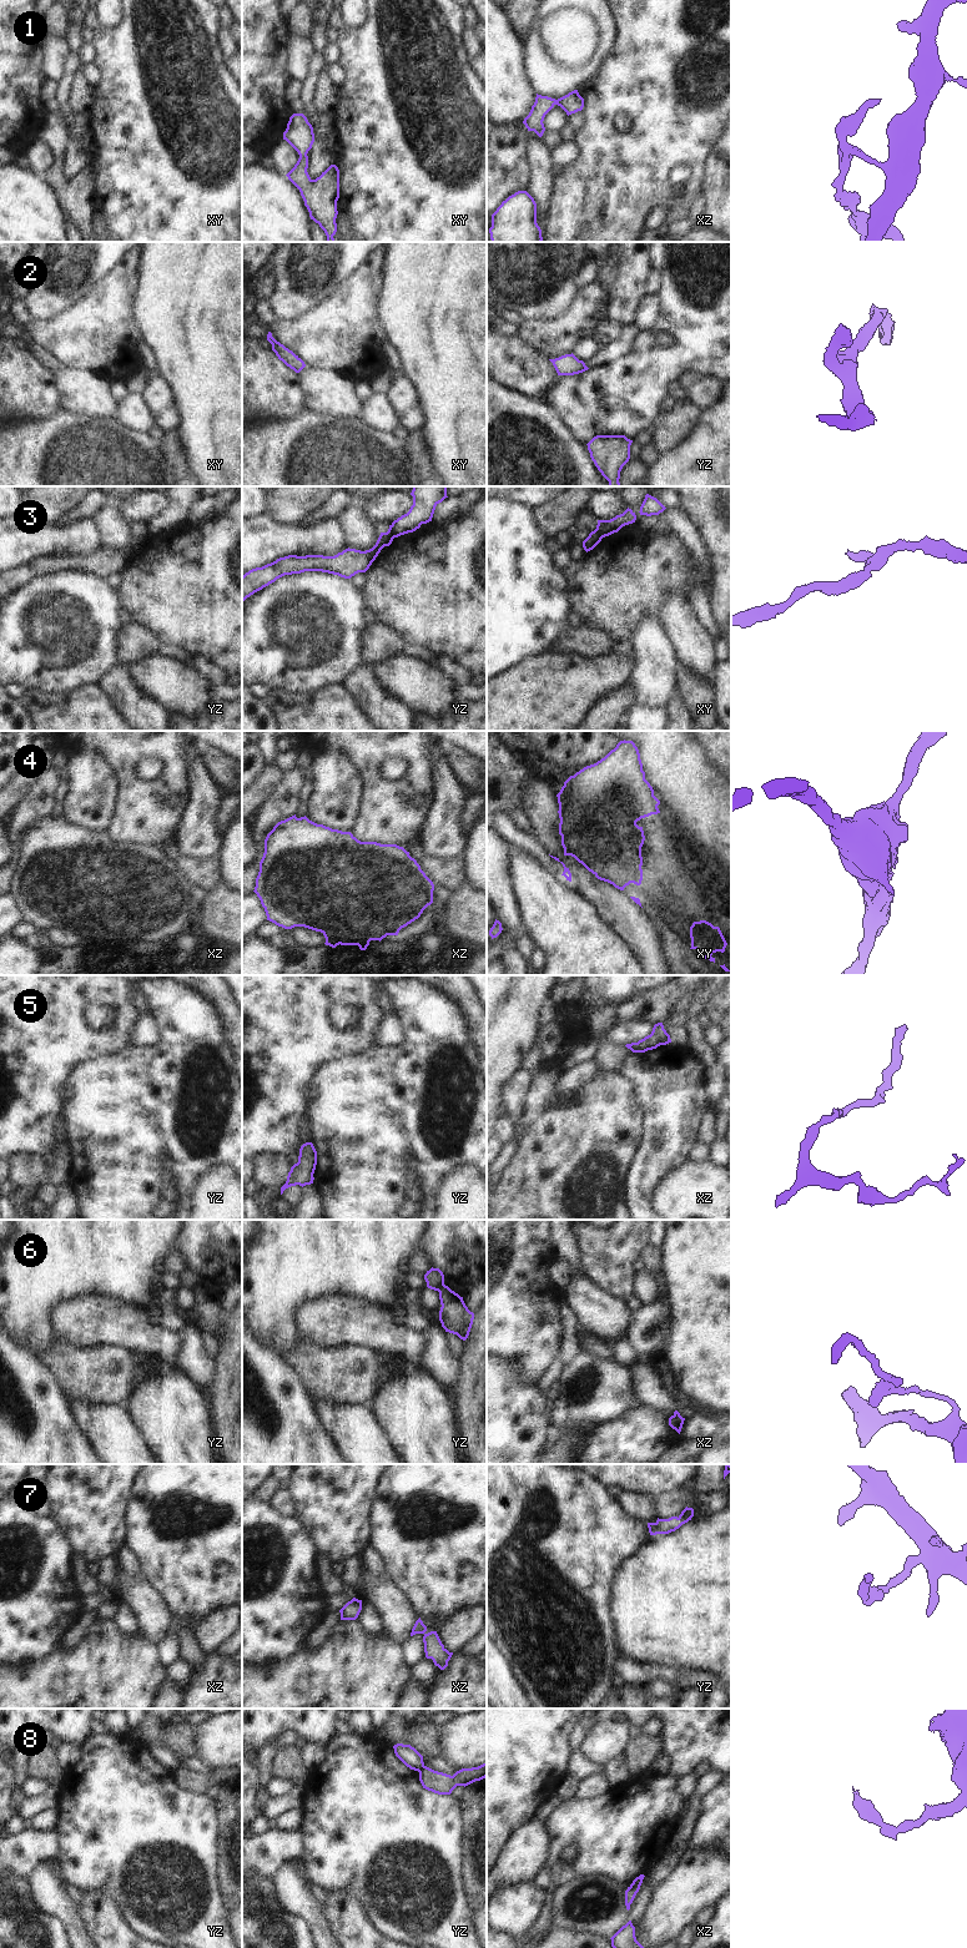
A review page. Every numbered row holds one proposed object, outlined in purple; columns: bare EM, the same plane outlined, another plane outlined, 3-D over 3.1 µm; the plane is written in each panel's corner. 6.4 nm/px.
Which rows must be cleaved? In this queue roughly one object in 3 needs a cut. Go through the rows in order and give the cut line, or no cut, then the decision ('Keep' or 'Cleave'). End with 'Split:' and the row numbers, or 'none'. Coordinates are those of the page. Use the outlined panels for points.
1: No split. Keep
2: No split. Keep
3: Split along xy (595, 529), (604, 536). Cleave
4: No split. Keep
5: No split. Keep
6: Split along yz (444, 1285), (437, 1290). Cleave
7: No split. Keep
8: Split along xz (630, 1885), (639, 1886). Cleave
Split: 3, 6, 8.

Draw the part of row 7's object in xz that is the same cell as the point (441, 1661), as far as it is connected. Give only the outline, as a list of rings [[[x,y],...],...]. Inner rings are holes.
[[[420,1618],[415,1621],[411,1636],[415,1634],[423,1634],[424,1652],[427,1659],[432,1659],[434,1665],[440,1670],[444,1670],[448,1666],[453,1652],[449,1652],[442,1644],[437,1631],[425,1632],[427,1626],[423,1624]]]

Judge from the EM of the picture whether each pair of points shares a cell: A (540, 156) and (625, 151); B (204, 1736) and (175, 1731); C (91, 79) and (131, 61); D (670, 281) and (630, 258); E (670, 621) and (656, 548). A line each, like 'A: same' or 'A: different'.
A: different
B: different
C: different
D: different
E: different

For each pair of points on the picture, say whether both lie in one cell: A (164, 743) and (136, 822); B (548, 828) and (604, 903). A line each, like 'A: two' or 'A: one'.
A: one
B: one

